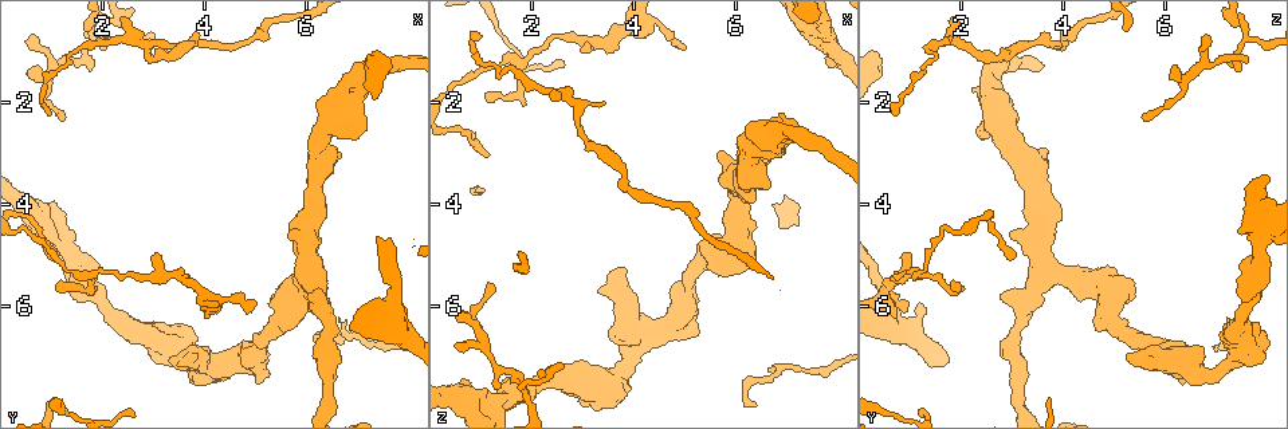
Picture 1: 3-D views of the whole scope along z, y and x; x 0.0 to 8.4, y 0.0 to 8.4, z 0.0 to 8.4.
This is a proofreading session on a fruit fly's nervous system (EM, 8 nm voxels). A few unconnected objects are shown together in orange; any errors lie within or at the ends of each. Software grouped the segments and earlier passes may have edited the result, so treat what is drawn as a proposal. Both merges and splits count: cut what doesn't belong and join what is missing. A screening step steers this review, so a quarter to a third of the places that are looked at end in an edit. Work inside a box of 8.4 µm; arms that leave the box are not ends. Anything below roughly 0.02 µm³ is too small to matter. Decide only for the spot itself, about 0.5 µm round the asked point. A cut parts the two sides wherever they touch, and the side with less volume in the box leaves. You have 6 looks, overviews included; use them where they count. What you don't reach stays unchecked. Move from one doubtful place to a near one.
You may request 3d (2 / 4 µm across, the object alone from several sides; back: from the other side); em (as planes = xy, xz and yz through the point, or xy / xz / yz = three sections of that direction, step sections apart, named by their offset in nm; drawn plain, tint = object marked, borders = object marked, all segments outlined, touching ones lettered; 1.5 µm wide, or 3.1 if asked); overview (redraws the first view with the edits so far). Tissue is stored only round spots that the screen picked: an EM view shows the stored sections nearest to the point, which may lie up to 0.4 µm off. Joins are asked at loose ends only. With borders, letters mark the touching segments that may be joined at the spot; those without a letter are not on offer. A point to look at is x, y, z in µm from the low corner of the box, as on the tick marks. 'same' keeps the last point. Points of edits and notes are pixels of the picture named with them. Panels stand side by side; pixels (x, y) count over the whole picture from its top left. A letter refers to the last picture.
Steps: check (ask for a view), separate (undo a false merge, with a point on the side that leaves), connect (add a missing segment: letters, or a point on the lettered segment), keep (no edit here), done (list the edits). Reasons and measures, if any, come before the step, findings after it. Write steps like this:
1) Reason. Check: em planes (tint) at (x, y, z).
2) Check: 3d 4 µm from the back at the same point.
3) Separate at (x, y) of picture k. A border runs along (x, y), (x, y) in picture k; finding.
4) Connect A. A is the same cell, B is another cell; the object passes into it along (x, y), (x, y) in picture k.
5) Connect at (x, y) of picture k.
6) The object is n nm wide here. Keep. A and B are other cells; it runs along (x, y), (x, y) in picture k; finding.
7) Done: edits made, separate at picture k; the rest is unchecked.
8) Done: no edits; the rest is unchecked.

Three-way junction. Check: em yz step 4 (tint) at (6.10, 5.25, 3.80).

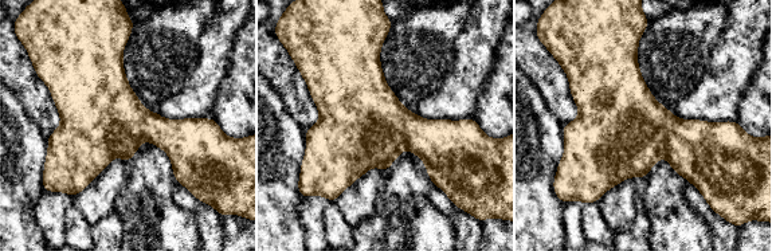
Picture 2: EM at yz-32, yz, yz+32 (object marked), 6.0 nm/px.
Cut it another way. Check: em planes (borders) at the same point.

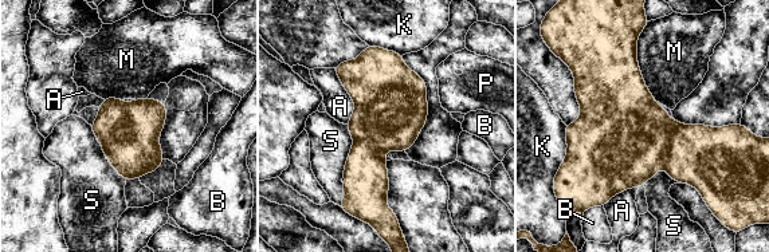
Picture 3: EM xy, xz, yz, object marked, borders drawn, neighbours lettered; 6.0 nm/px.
The object is 360 nm wide here. Keep. A, B, K, M, P and S are other cells; a border runs along (639, 34), (639, 71), (656, 101) in picture 3; one neuron here.

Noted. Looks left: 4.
Free end. Check: 3d 4 µm at (1.15, 5.60, 2.00).

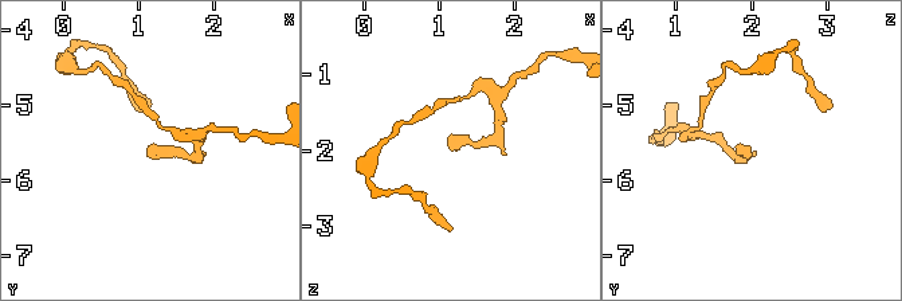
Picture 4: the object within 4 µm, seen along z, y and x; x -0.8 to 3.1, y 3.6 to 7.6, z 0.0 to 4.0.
Check: em yz step 8 (borders) at (1.15, 5.60, 2.00).

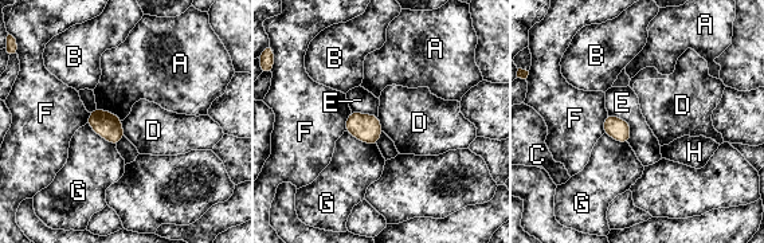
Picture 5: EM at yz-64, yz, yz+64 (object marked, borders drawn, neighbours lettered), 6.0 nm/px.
Another direction. Check: em planes (borders) at the same point.

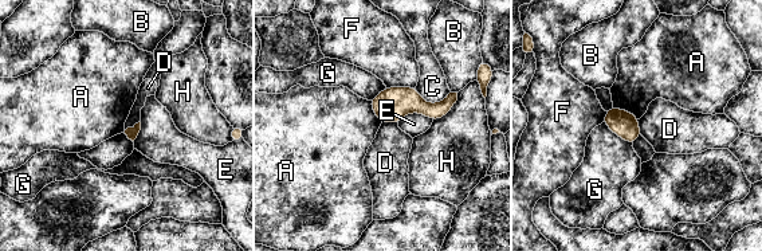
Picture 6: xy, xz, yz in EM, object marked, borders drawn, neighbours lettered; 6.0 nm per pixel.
Keep. A, B, C, D, E, F, G and H are other cells; a border runs along (612, 106), (629, 110), (639, 118) in picture 6; none of them fits.

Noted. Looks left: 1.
Done: no edits; the rest is unchecked.

